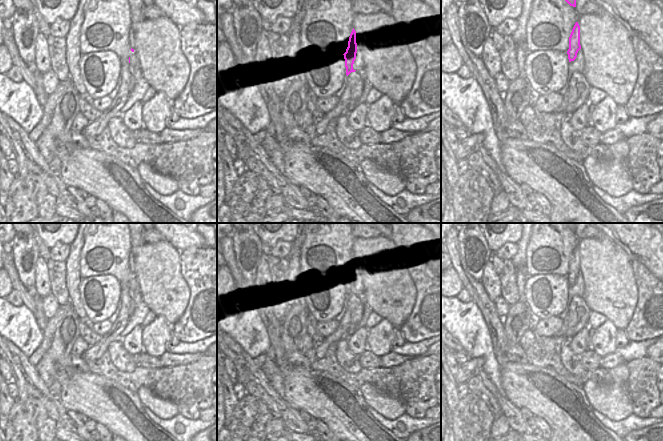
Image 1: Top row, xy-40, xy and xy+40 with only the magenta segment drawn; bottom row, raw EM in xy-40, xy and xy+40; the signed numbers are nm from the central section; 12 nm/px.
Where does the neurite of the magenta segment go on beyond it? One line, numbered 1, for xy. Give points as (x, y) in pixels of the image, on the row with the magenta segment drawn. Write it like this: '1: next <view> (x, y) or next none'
1: next xy (355, 81)

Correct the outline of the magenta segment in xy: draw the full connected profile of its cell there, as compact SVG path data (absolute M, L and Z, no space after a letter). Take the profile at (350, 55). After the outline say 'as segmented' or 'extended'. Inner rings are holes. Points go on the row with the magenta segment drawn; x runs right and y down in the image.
M353 28L349 37L348 47L346 49L346 52L343 54L345 59L346 75L348 76L346 85L350 88L349 108L351 108L354 104L357 103L364 89L365 80L362 74L353 69L353 64L356 59L356 53L356 31Z | extended

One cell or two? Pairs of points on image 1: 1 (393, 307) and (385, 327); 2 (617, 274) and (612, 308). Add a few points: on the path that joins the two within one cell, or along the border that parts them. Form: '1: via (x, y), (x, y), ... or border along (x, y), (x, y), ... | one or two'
1: border along (382, 317), (386, 318), (397, 328) | two
2: via (612, 282), (612, 300) | one

